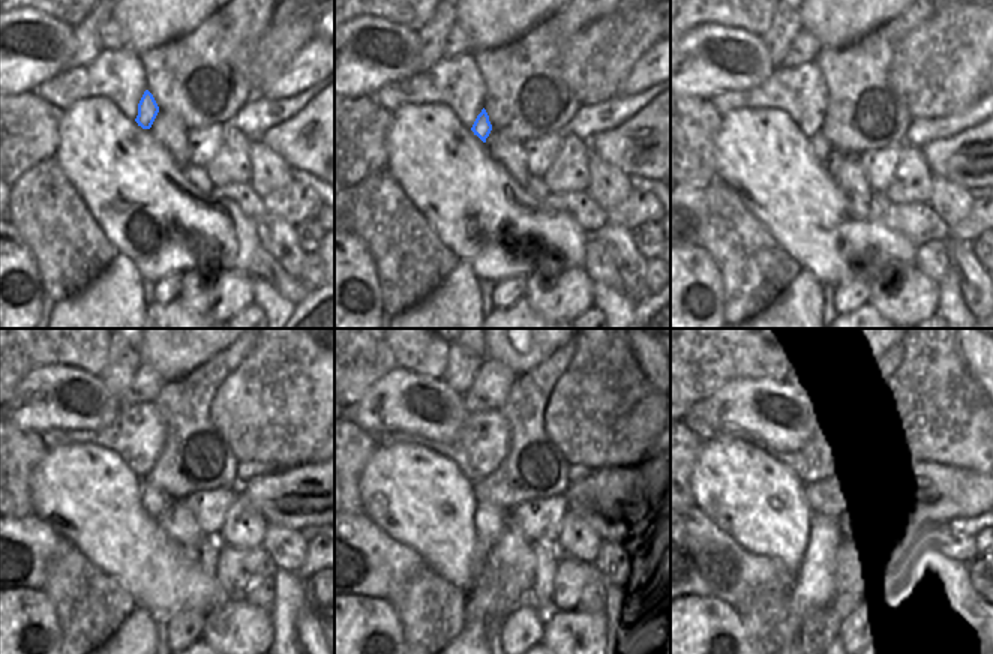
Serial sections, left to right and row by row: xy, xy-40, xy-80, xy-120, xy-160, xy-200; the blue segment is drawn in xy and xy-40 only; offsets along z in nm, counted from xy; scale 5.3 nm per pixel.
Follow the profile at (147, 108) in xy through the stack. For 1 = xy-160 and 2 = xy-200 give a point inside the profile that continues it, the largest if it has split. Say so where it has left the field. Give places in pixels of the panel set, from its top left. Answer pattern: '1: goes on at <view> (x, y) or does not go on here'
1: goes on at xy-160 (488, 521)
2: goes on at xy-200 (813, 588)

